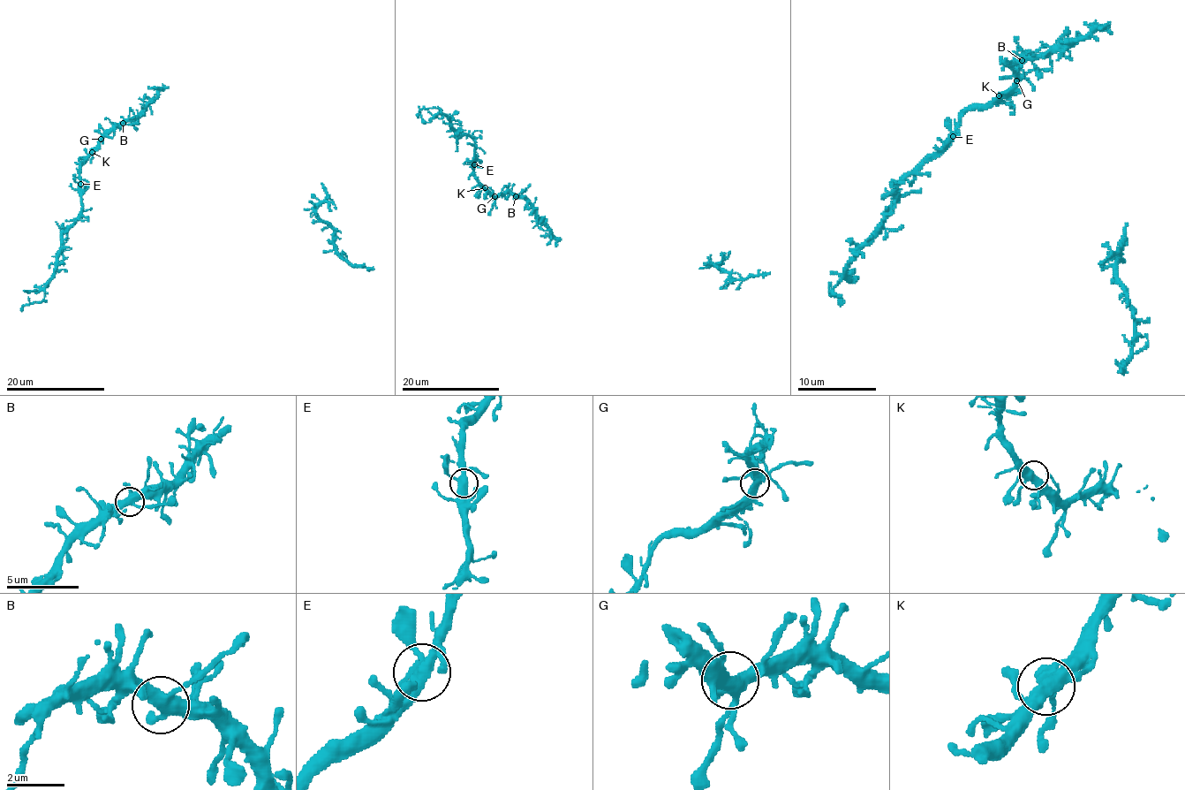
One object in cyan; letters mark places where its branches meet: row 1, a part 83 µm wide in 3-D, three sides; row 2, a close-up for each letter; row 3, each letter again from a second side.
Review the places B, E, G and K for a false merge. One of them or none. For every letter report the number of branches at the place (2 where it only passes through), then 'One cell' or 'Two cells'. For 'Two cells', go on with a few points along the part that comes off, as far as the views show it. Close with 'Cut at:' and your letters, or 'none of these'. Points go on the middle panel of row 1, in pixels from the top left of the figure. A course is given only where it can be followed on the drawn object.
B: Branches: 4. One cell
E: Branches: 3. One cell
G: Branches: 3. One cell
K: Branches: 3. One cell
Cut at: none of these

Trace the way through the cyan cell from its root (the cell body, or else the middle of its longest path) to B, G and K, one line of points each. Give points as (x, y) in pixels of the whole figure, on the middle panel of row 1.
B: (546, 224), (526, 201), (516, 196)
G: (546, 224), (523, 198), (507, 193), (494, 196)
K: (546, 224), (523, 198), (507, 193), (495, 196), (485, 187)

